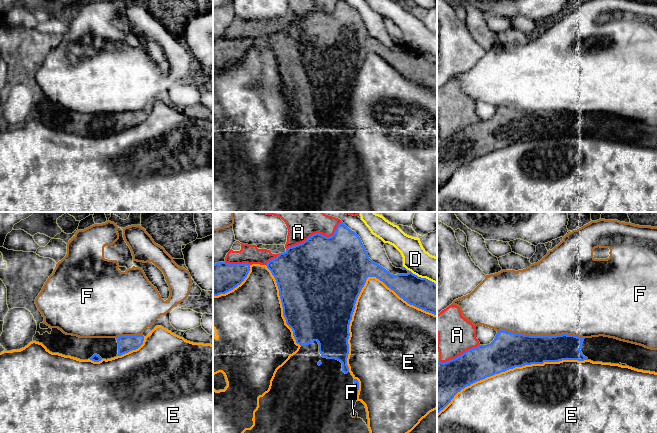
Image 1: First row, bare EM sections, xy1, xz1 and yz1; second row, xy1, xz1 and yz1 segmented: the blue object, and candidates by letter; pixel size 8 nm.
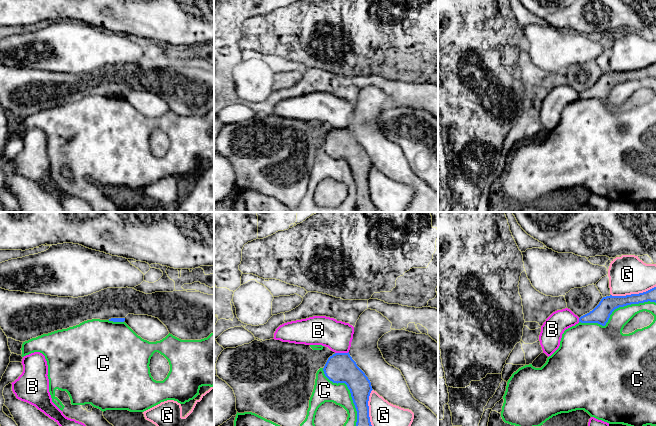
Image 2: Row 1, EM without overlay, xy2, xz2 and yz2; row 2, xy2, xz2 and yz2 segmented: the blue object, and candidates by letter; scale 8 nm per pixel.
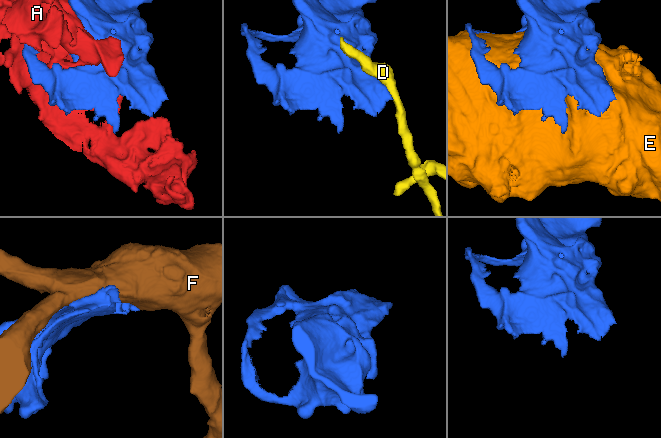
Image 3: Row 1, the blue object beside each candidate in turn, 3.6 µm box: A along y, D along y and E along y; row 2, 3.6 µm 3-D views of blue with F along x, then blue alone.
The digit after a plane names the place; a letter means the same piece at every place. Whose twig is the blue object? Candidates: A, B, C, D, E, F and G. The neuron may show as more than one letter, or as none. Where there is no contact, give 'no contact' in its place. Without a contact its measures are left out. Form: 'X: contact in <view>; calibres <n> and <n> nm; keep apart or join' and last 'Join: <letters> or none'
A: contact in xz1; calibres 440 and 320 nm; keep apart
B: contact in xz2; calibres 240 and 240 nm; keep apart
C: contact in yz2; calibres 150 and 240 nm; keep apart
D: contact in xz1; calibres 240 and 200 nm; keep apart
E: contact in xz1; calibres 500 and 420 nm; keep apart
F: contact in yz1; calibres 280 and 500 nm; keep apart
G: contact in yz2; calibres 140 and 300 nm; keep apart
Join: none

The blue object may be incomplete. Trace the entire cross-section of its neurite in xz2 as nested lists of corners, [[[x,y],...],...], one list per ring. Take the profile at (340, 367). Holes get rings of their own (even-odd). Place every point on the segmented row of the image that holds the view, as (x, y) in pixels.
[[[348,353],[330,356],[323,368],[325,376],[333,383],[345,383],[350,390],[357,411],[356,426],[372,426],[369,417],[371,382]]]

